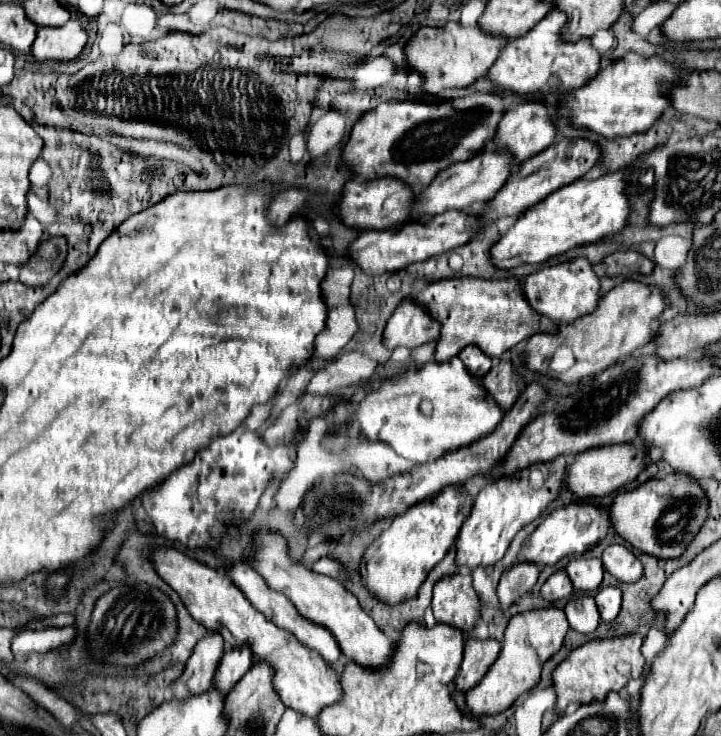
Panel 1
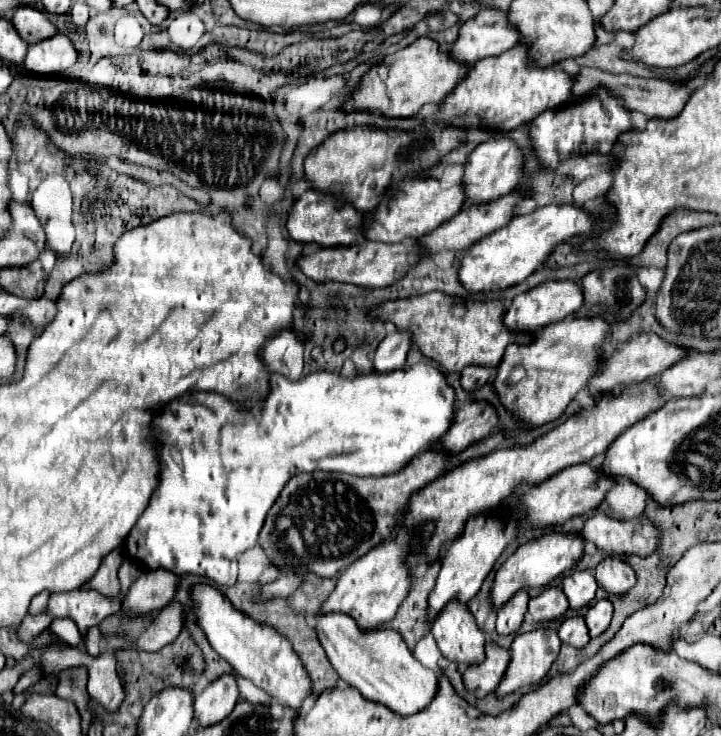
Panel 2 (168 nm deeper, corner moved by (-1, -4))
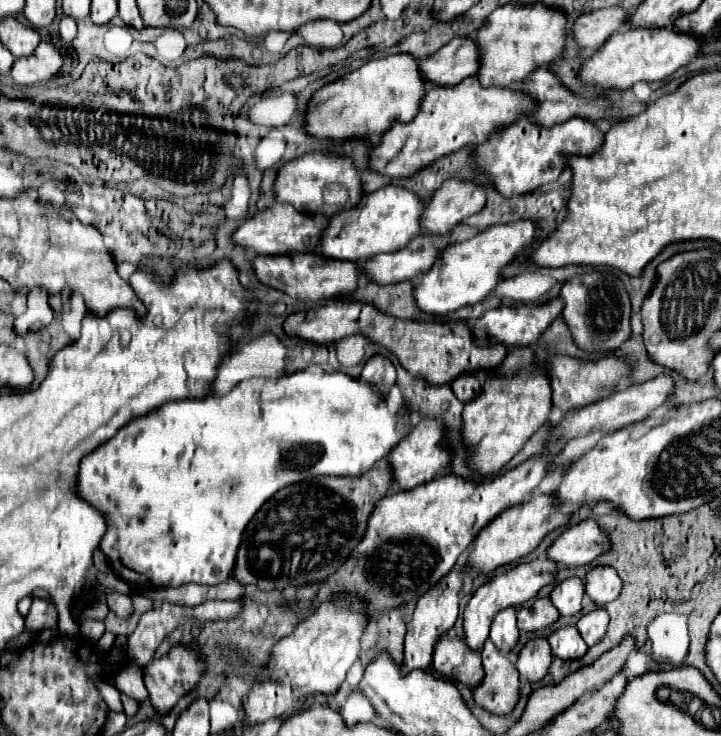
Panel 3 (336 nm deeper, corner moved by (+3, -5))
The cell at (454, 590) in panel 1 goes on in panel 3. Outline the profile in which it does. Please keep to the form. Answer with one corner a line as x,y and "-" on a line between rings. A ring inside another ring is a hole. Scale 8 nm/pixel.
443,636
437,642
433,654
433,670
469,688
479,686
483,678
481,654
469,650
461,638
451,638
451,636

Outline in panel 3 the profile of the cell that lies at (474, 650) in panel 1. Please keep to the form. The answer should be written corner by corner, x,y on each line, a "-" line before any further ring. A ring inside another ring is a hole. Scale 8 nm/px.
491,640
485,642
481,656
485,678
477,688
473,688
475,704
491,714
509,714
517,706
521,694
519,672

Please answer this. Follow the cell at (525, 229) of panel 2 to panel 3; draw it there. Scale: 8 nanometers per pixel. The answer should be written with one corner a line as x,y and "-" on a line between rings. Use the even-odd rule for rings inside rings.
517,220
511,224
499,224
477,232
467,242
445,246
437,262
427,272
423,272
421,280
413,286
413,298
417,302
417,308
425,314
445,316
463,306
481,302
501,282
501,270
517,256
523,246
533,240
533,234
533,222

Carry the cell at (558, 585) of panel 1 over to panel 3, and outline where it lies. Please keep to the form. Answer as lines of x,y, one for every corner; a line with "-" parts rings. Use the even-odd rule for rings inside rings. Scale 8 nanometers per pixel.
537,598
523,604
517,612
517,626
523,632
535,632
541,628
551,626
559,618
557,608
551,604
549,598

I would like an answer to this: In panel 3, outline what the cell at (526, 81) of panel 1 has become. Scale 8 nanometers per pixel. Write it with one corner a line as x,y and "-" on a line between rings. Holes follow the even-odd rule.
475,76
465,78
457,86
427,86
417,116
411,122
405,122
405,124
395,122
381,136
381,142
369,152
369,168
373,172
379,172
379,174
389,176
389,178
411,178
419,170
435,164
439,158
443,158
447,154
453,154
453,152
465,148
467,144
485,142
489,134
497,132
497,130
501,130
505,126
509,126
519,116
531,114
533,110
535,110
535,100
531,100
529,96
525,96
521,92
513,92
509,88
483,88
477,82

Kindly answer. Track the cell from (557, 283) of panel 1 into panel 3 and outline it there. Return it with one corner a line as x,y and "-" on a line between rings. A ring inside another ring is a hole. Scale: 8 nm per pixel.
551,300
549,304
541,306
503,306
497,310
485,312
479,320
471,324
471,334
475,336
477,346
493,346
493,344
503,344
507,348
513,346
533,346
539,336
549,328
549,324
561,314
563,304
561,300

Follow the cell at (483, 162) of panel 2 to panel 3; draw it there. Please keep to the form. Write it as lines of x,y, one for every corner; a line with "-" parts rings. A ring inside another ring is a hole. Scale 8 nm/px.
447,180
433,194
421,216
421,234
447,234
485,206
485,188
473,182

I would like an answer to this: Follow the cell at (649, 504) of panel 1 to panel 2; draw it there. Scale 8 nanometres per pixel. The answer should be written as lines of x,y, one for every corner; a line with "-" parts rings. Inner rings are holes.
595,513
583,525
581,537
593,541
601,551
649,557
659,545
661,529
647,521
645,515
635,519
615,519
607,513

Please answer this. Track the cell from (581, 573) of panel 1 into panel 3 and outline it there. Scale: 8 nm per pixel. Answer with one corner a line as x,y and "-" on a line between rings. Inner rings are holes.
573,576
567,578
565,582
557,584
549,596
549,600
553,602
553,606
559,610
561,616
573,616
581,610
581,600
583,600
585,588
581,578

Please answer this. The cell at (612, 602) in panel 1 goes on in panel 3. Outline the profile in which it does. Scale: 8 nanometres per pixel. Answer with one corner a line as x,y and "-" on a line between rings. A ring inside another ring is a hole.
597,608
585,616
579,618
577,622
577,630
581,632
583,640
587,642
587,646
595,646
603,636
605,636
605,630
607,630
607,624
609,624
609,614
605,608

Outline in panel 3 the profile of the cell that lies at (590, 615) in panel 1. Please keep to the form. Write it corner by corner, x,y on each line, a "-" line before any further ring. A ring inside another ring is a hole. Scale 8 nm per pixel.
575,626
559,628
547,640
551,644
553,656
561,658
561,660
579,660
587,652
587,644

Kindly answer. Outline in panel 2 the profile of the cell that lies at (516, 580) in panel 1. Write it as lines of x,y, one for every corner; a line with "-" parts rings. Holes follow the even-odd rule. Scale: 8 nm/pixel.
519,589
503,607
499,607
497,609
497,633
501,635
515,633
523,621
527,603
529,603
527,589

